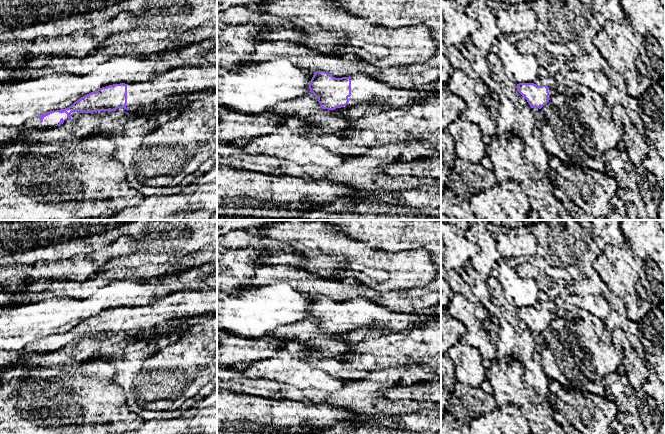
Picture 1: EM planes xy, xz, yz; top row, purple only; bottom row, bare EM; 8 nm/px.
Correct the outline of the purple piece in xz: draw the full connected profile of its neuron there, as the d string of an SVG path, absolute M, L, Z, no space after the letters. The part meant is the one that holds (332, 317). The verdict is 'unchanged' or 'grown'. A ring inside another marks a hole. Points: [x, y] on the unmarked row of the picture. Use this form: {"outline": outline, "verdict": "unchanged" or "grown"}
{"outline": "M316 295L309 307L310 316L313 317L320 331L328 334L340 334L357 330L363 327L378 328L386 331L404 331L431 318L439 319L421 313L399 313L372 302L366 298L356 298L349 301L335 302L325 295Z", "verdict": "grown"}

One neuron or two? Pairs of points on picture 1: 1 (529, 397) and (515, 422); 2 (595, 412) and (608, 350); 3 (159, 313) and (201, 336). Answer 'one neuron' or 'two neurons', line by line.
1: two neurons
2: two neurons
3: two neurons

